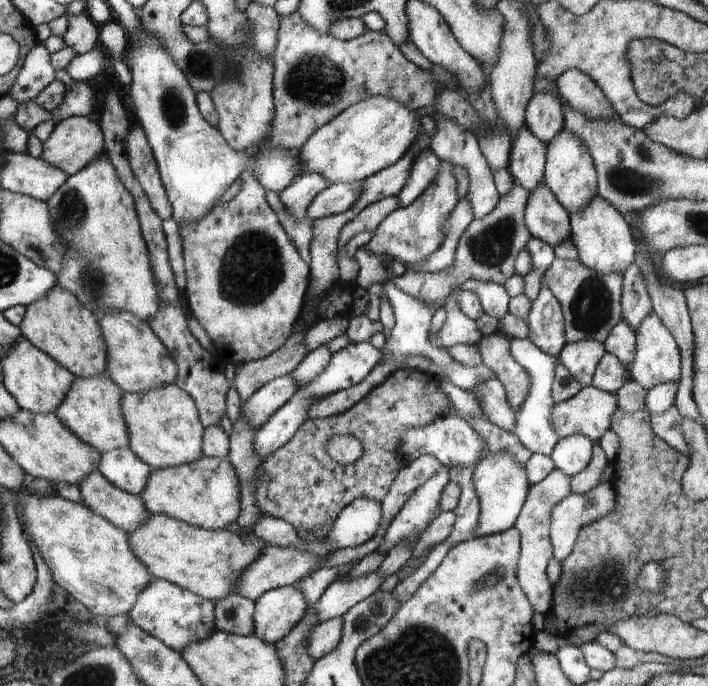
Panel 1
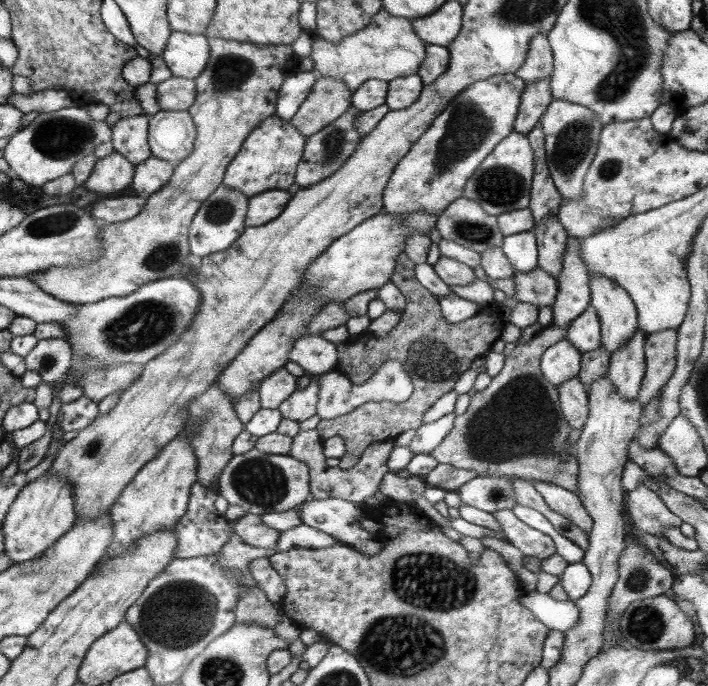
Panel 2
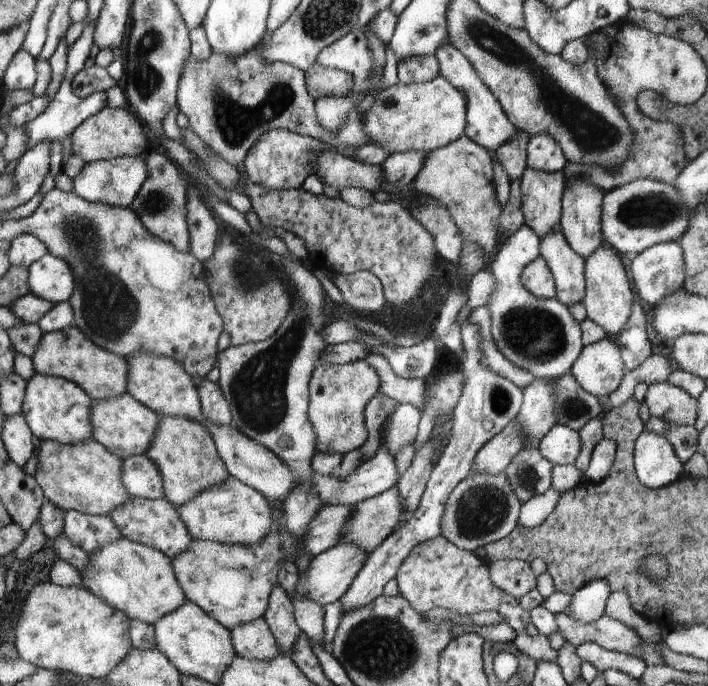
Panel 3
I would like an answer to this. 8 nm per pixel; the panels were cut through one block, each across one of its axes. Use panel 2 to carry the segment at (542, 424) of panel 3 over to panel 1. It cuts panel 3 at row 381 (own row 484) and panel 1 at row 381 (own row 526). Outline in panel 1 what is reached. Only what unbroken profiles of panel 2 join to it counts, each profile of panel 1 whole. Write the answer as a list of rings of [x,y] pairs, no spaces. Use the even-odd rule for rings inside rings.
[[[588,339],[575,343],[566,343],[557,358],[582,387],[592,385],[593,374],[600,362],[605,349],[599,340]]]

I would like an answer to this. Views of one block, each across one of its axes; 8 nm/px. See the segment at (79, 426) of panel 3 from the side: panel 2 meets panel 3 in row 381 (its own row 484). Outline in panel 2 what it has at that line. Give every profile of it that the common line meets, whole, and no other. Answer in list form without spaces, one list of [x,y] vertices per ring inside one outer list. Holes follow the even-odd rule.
[[[47,472],[35,482],[24,484],[2,522],[3,552],[6,552],[10,562],[15,565],[34,560],[42,556],[48,546],[54,546],[54,542],[74,526],[75,504],[72,483],[68,484],[59,477],[52,477]]]

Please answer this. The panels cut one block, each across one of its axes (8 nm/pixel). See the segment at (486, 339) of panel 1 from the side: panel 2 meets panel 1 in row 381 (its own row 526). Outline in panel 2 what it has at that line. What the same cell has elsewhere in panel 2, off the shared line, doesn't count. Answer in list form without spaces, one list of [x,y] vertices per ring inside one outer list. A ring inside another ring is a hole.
[[[512,509],[497,510],[492,512],[492,516],[500,524],[504,540],[516,546],[525,556],[544,559],[555,553],[554,539],[522,522]]]

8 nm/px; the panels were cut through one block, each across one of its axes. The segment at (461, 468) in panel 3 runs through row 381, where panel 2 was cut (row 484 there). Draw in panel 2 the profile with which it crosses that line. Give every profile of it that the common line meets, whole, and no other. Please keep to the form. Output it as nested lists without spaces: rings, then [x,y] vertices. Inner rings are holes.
[[[478,476],[456,490],[462,503],[484,512],[511,509],[516,505],[516,494],[507,478]]]

